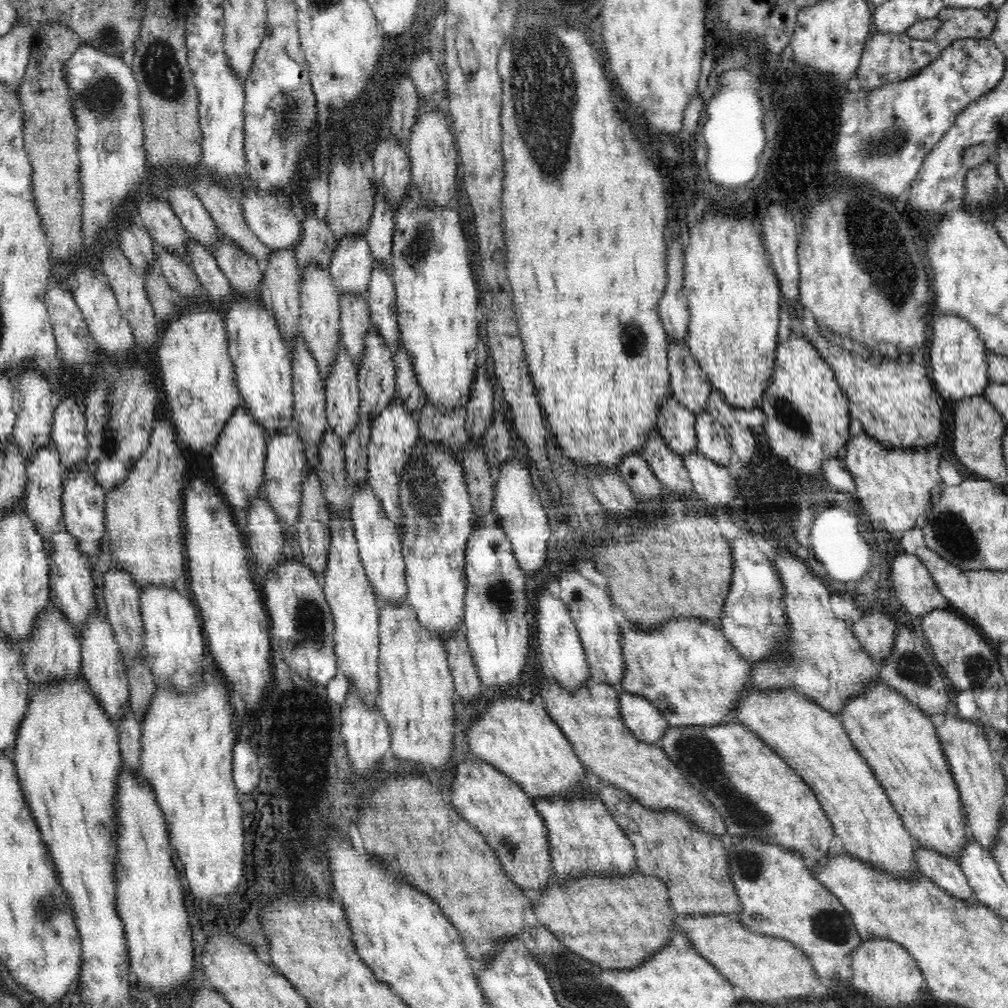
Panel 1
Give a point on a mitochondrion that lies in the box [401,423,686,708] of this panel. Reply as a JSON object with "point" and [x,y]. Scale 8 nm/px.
{"point":[423,489]}

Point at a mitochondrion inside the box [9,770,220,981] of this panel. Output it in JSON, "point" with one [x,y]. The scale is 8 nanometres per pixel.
{"point":[47,908]}

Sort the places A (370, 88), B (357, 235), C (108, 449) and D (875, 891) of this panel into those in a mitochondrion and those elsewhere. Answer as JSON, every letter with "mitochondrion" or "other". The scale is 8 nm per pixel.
{"A":"other","B":"other","C":"mitochondrion","D":"other"}

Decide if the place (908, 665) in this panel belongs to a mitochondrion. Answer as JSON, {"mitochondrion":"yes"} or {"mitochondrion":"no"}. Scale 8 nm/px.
{"mitochondrion":"yes"}

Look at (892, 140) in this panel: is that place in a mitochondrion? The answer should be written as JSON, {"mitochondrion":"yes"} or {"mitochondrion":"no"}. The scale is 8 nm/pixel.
{"mitochondrion":"yes"}

